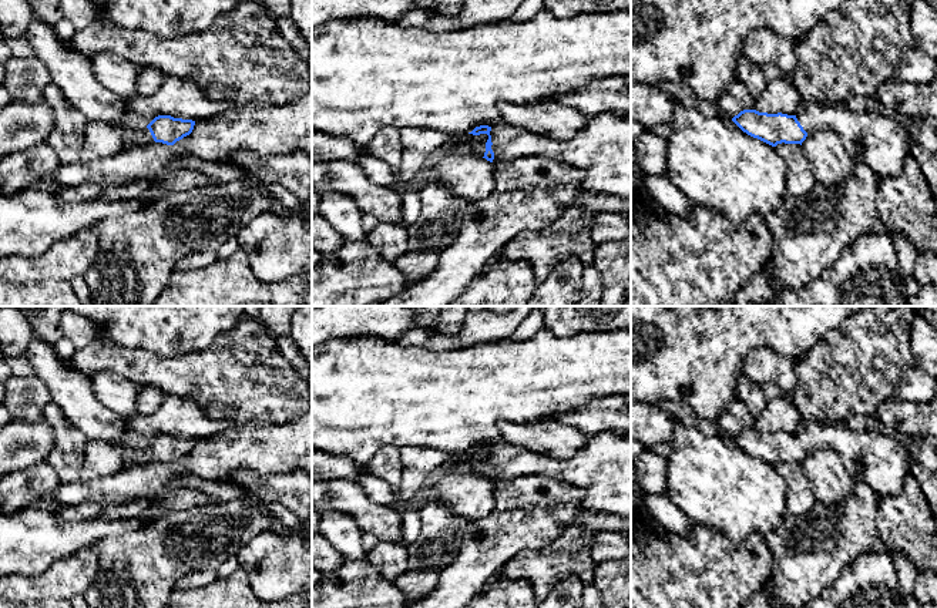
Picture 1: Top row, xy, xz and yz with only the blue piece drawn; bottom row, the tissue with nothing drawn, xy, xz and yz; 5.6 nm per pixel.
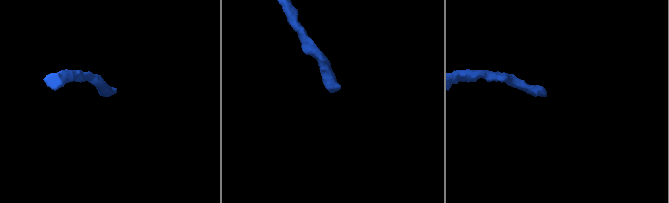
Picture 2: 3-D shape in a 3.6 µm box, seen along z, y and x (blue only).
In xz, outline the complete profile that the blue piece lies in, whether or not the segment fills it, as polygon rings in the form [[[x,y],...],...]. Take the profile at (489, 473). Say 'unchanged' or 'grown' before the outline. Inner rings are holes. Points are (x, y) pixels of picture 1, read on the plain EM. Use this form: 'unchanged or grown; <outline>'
unchanged; [[[480,444],[480,446],[476,446],[471,451],[468,453],[473,453],[473,454],[480,454],[480,453],[487,453],[488,454],[488,458],[486,461],[486,471],[484,471],[484,476],[487,480],[493,481],[494,478],[494,471],[491,468],[491,454],[490,454],[490,450],[491,450],[491,446],[488,444]]]

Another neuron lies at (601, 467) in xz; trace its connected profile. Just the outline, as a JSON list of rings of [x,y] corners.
[[[631,431],[587,434],[587,443],[571,458],[554,458],[500,441],[490,450],[493,481],[515,476],[543,476],[584,491],[585,510],[631,520]]]

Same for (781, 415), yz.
[[[775,399],[768,402],[765,412],[755,417],[753,429],[768,433],[796,434],[800,423],[806,421],[792,399]]]

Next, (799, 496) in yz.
[[[782,461],[775,468],[787,483],[786,513],[796,517],[807,513],[816,504],[816,498],[802,464]]]

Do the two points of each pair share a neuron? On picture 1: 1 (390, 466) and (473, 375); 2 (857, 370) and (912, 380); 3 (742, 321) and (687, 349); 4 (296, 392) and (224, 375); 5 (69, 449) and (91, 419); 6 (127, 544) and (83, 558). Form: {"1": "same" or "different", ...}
{"1": "different", "2": "different", "3": "same", "4": "same", "5": "different", "6": "different"}

